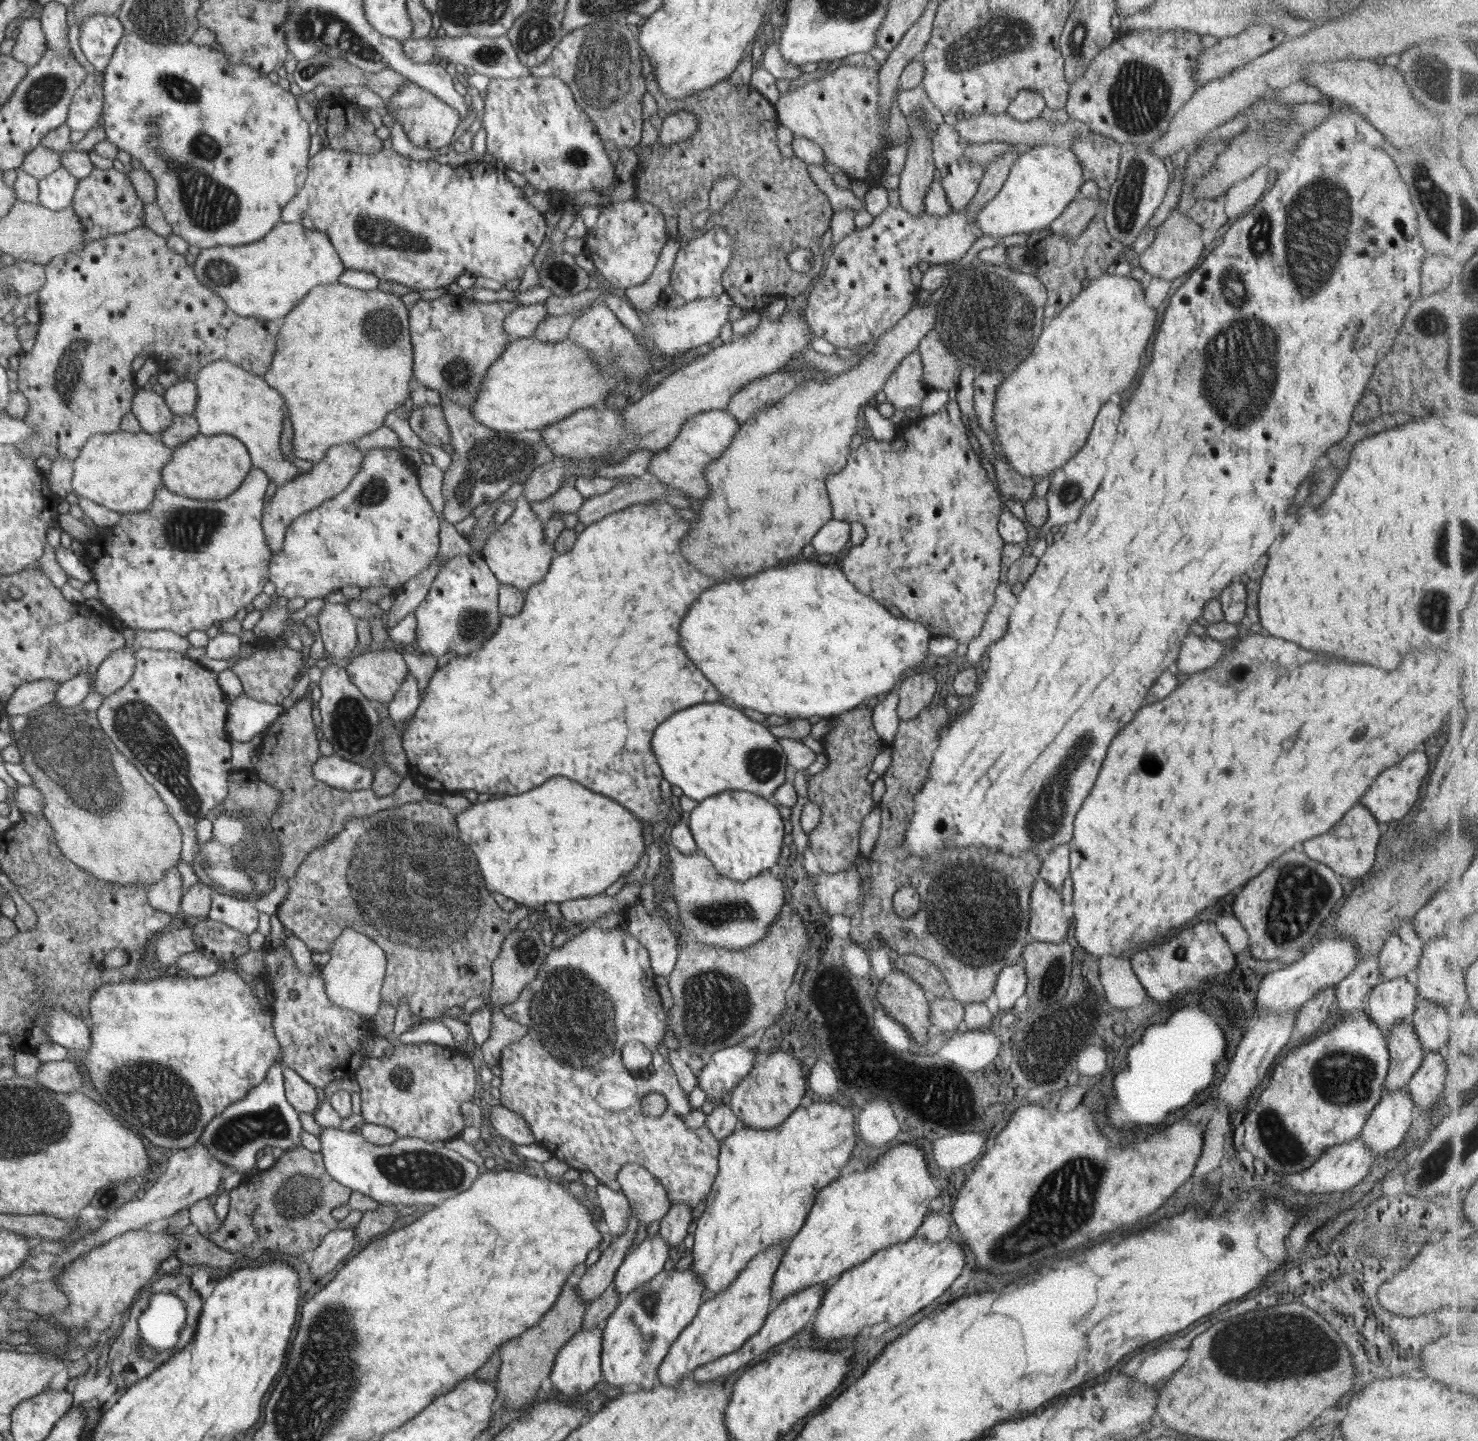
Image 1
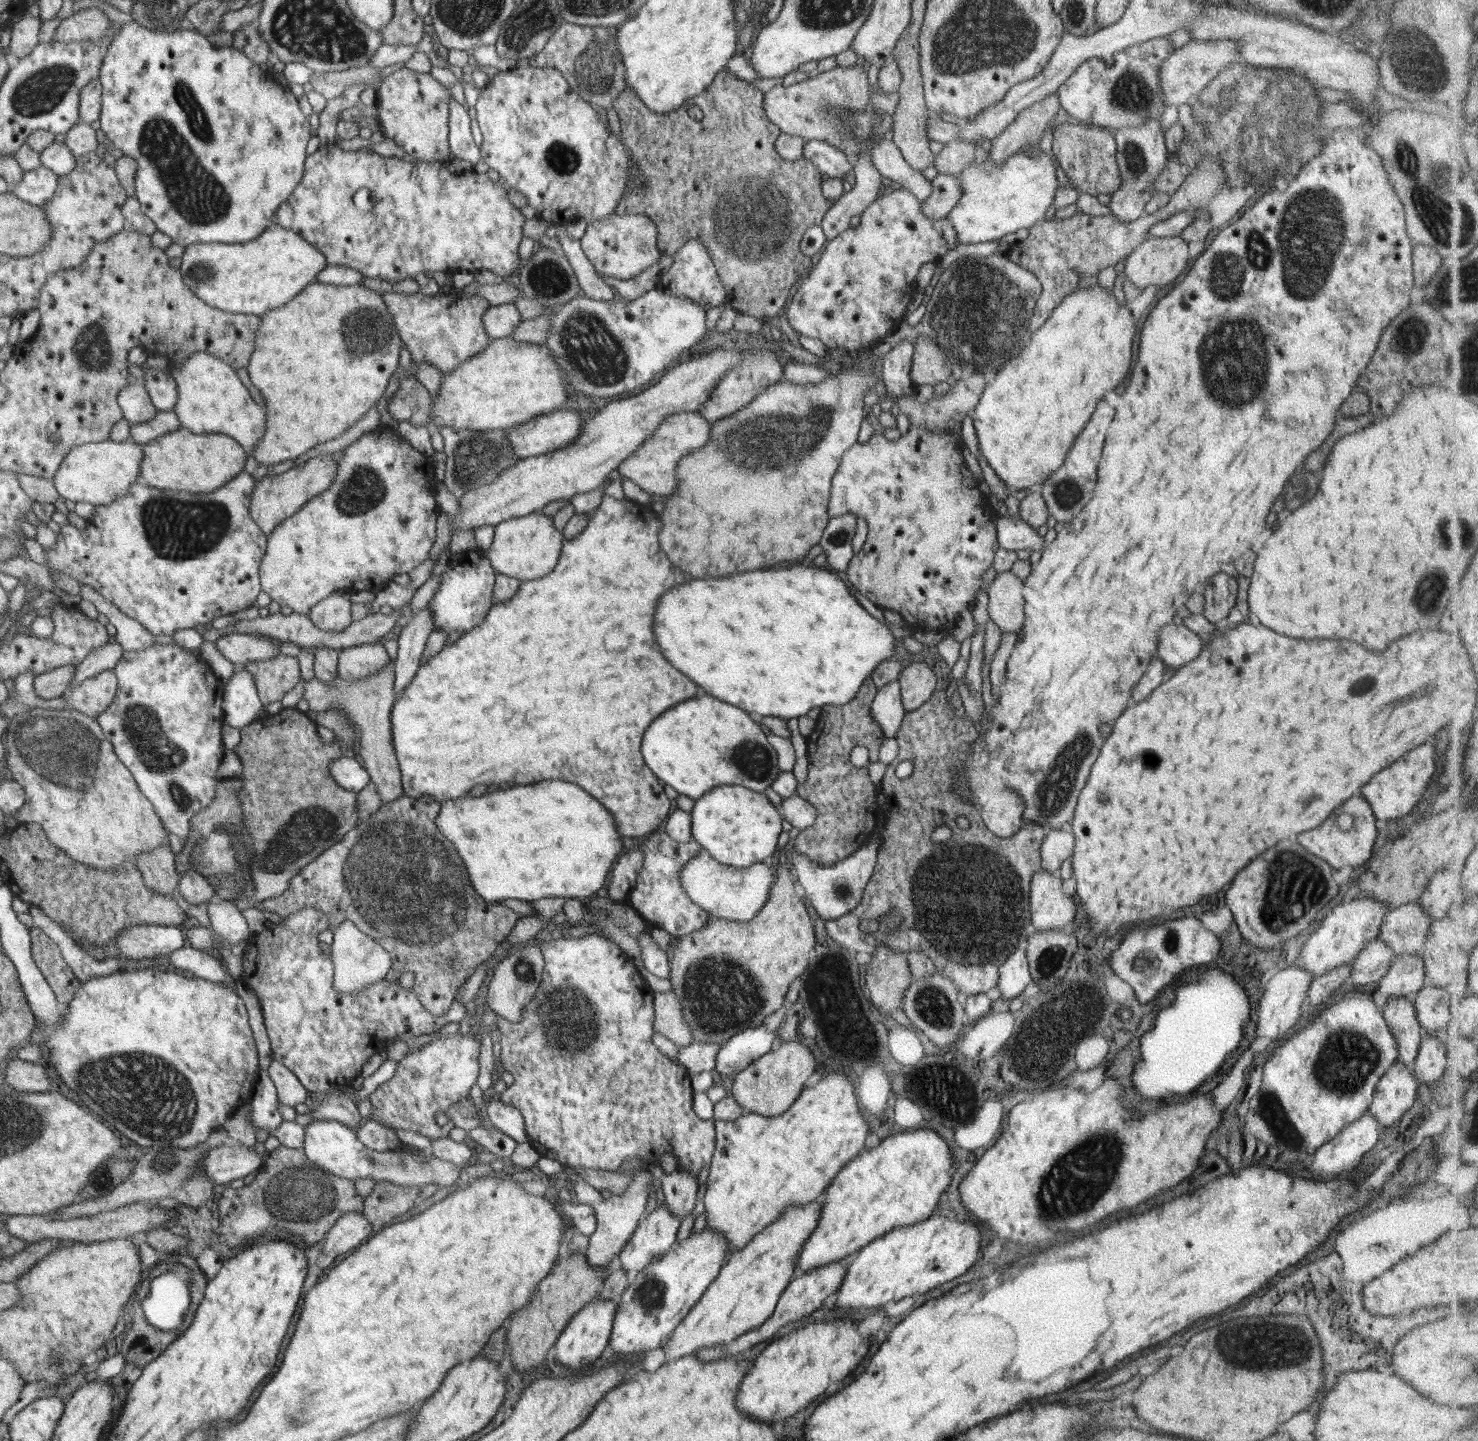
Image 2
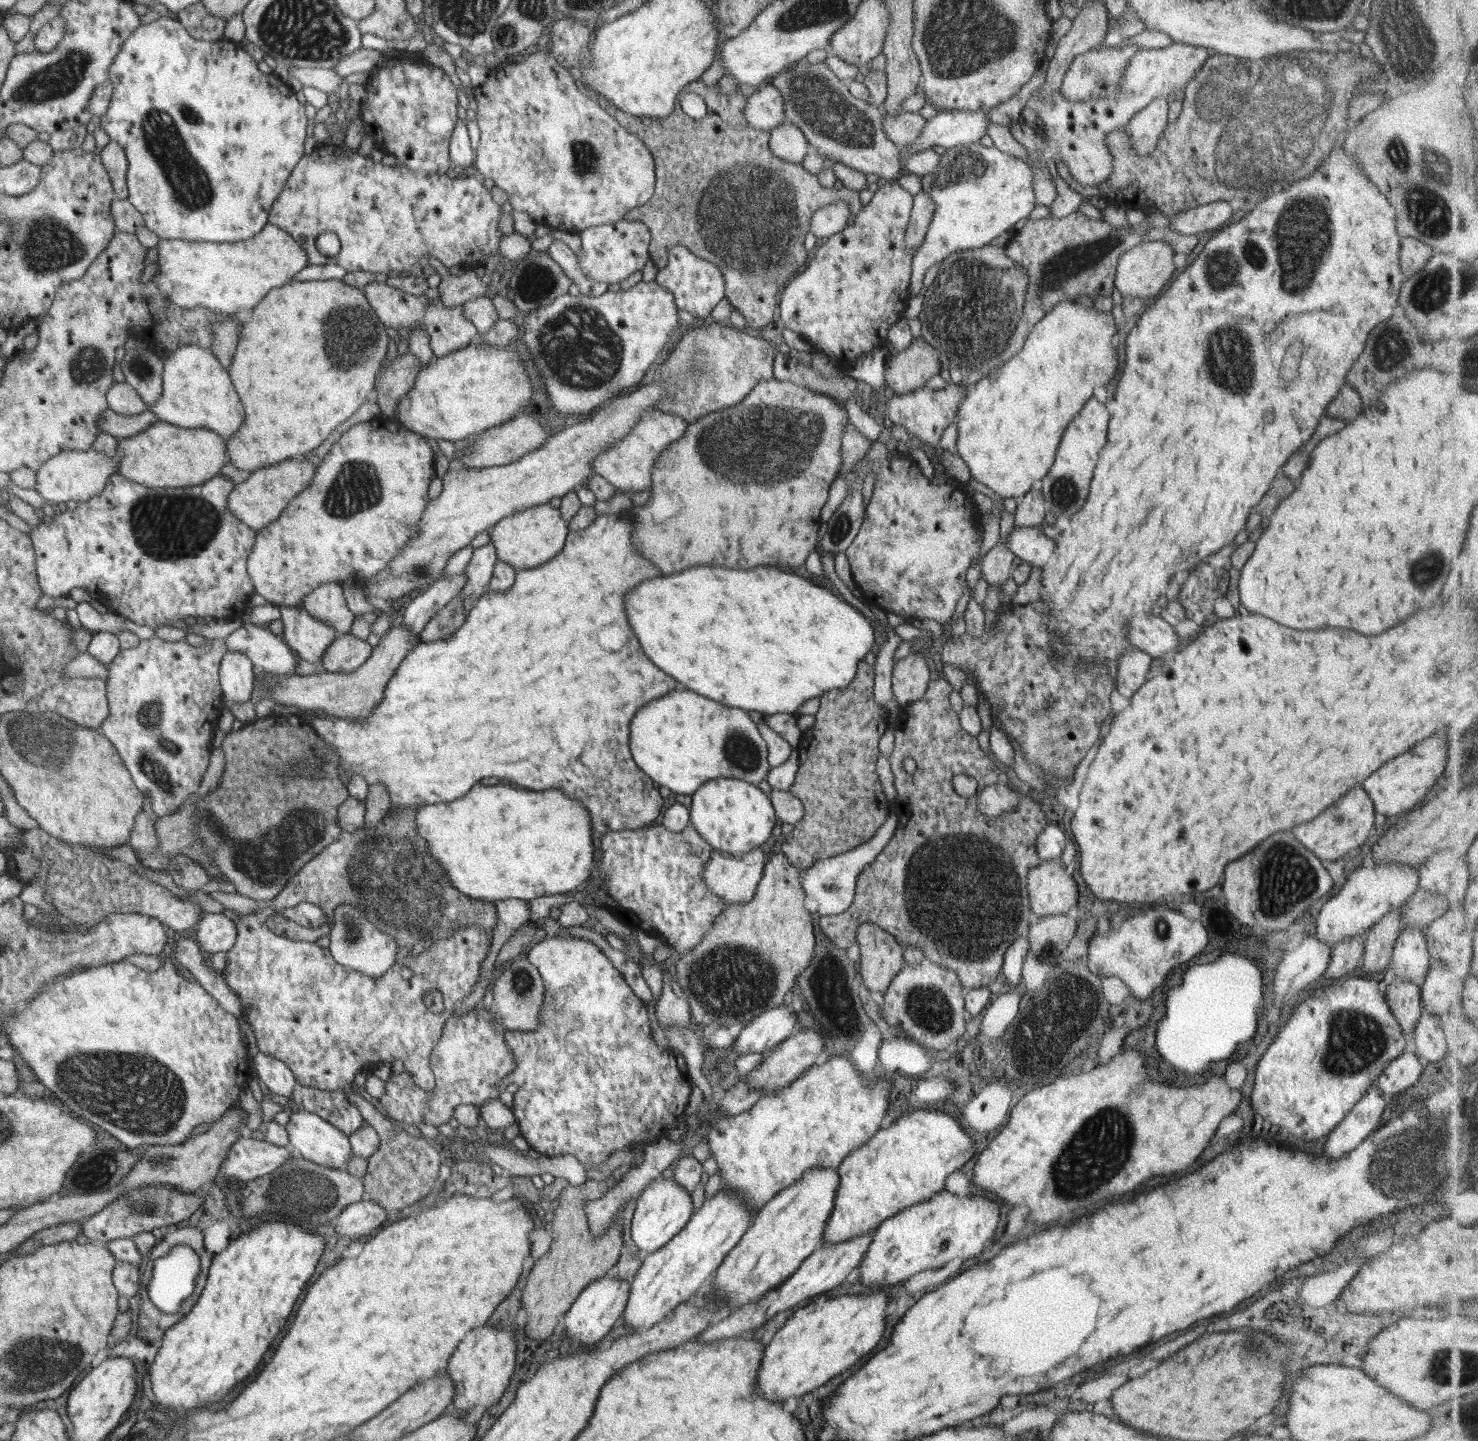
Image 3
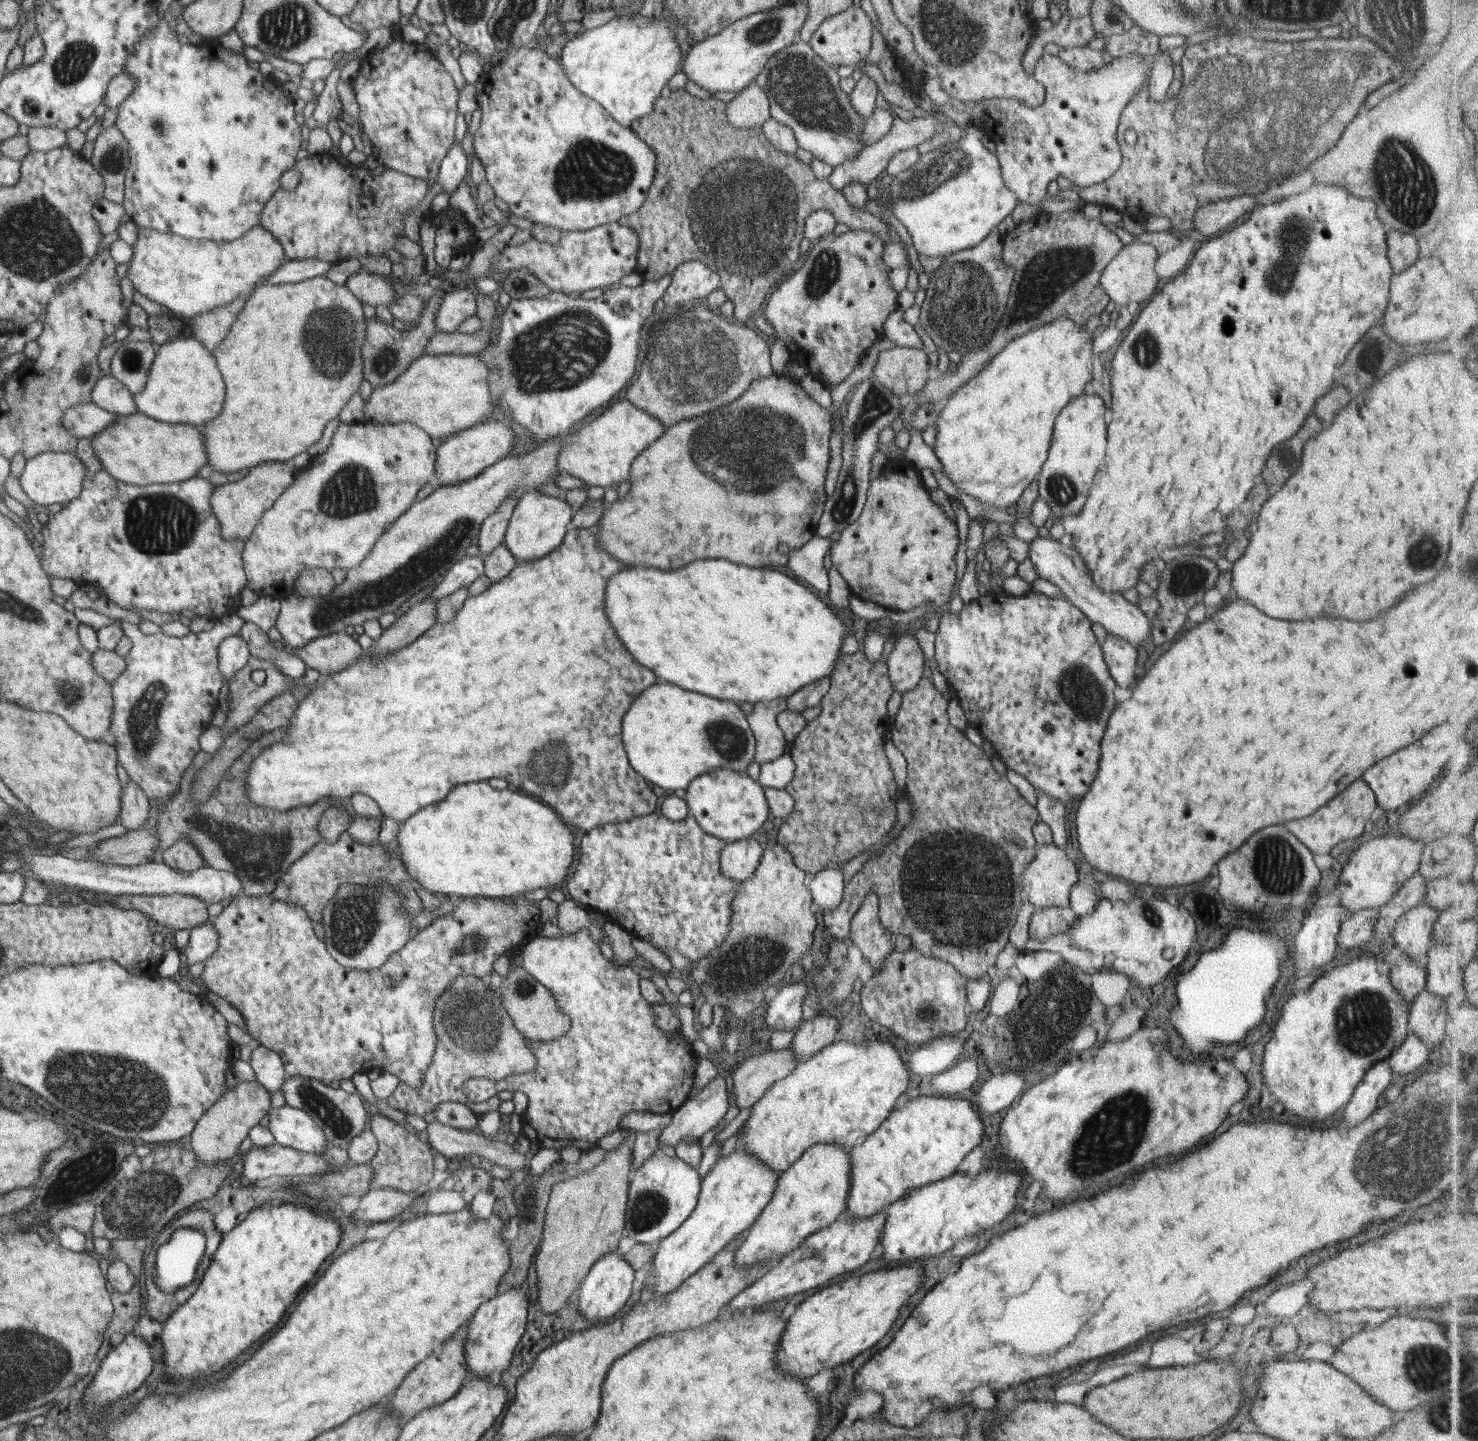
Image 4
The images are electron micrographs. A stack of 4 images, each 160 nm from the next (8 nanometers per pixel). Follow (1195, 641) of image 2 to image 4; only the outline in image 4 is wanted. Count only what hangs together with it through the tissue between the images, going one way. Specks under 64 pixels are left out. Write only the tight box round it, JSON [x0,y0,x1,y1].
[1027,536,1152,647]

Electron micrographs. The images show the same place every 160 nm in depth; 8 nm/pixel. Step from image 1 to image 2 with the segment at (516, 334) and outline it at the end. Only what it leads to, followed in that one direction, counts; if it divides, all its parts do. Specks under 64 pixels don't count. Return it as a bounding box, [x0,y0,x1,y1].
[483,303,522,338]

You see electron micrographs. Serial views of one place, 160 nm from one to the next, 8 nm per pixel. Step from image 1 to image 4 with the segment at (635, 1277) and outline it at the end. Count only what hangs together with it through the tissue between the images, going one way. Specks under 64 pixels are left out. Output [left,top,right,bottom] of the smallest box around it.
[625,1151,702,1244]

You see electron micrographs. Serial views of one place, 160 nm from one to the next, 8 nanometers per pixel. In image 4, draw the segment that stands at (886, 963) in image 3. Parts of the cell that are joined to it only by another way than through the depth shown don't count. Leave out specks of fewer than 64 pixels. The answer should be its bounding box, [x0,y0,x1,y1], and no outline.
[848,888,896,971]

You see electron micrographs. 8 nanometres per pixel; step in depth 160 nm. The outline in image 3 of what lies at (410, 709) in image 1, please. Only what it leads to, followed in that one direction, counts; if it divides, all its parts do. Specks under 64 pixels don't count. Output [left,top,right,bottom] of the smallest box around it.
[403,574,466,634]

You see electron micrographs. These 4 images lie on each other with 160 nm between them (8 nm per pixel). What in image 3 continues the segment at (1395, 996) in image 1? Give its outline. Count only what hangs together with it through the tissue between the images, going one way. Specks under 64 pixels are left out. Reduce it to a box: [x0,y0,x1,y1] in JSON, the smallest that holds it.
[1393,924,1431,987]

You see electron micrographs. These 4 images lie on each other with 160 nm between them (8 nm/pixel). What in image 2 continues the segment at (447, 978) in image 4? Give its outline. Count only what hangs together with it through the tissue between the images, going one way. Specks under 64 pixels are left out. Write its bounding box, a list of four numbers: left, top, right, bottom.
[240,908,467,1094]

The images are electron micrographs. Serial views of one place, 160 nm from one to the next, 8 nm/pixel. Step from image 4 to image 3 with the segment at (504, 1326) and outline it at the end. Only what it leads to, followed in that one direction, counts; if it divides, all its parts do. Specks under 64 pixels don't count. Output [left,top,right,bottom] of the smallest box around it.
[444,1326,518,1417]

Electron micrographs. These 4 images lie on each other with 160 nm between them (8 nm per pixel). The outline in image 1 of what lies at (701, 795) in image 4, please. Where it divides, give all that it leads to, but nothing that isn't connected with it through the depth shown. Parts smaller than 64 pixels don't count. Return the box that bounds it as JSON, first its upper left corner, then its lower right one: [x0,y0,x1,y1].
[690,790,784,882]

